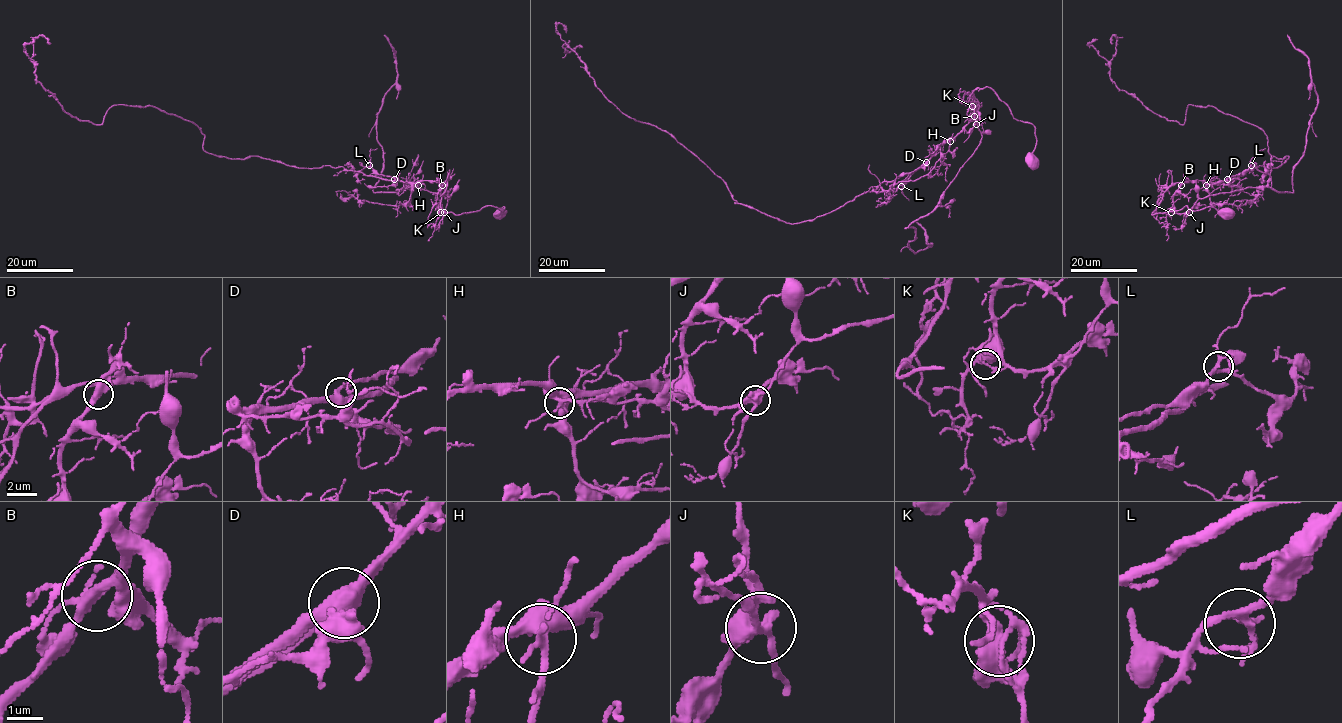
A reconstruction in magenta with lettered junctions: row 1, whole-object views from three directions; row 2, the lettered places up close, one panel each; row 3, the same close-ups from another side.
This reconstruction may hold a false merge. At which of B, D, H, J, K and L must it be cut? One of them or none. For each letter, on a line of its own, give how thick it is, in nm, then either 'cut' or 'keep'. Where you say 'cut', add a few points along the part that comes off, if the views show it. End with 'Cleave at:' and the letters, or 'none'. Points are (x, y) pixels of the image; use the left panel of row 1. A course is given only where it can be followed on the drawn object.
B: calibre 260 nm; keep
D: calibre 420 nm; keep
H: calibre 320 nm; keep
J: calibre 400 nm; cut; course (444, 212), (445, 195), (418, 187), (374, 191), (384, 155), (377, 114), (396, 80), (394, 49), (384, 34)
K: calibre 280 nm; keep
L: calibre 190 nm; keep
Cleave at: J

